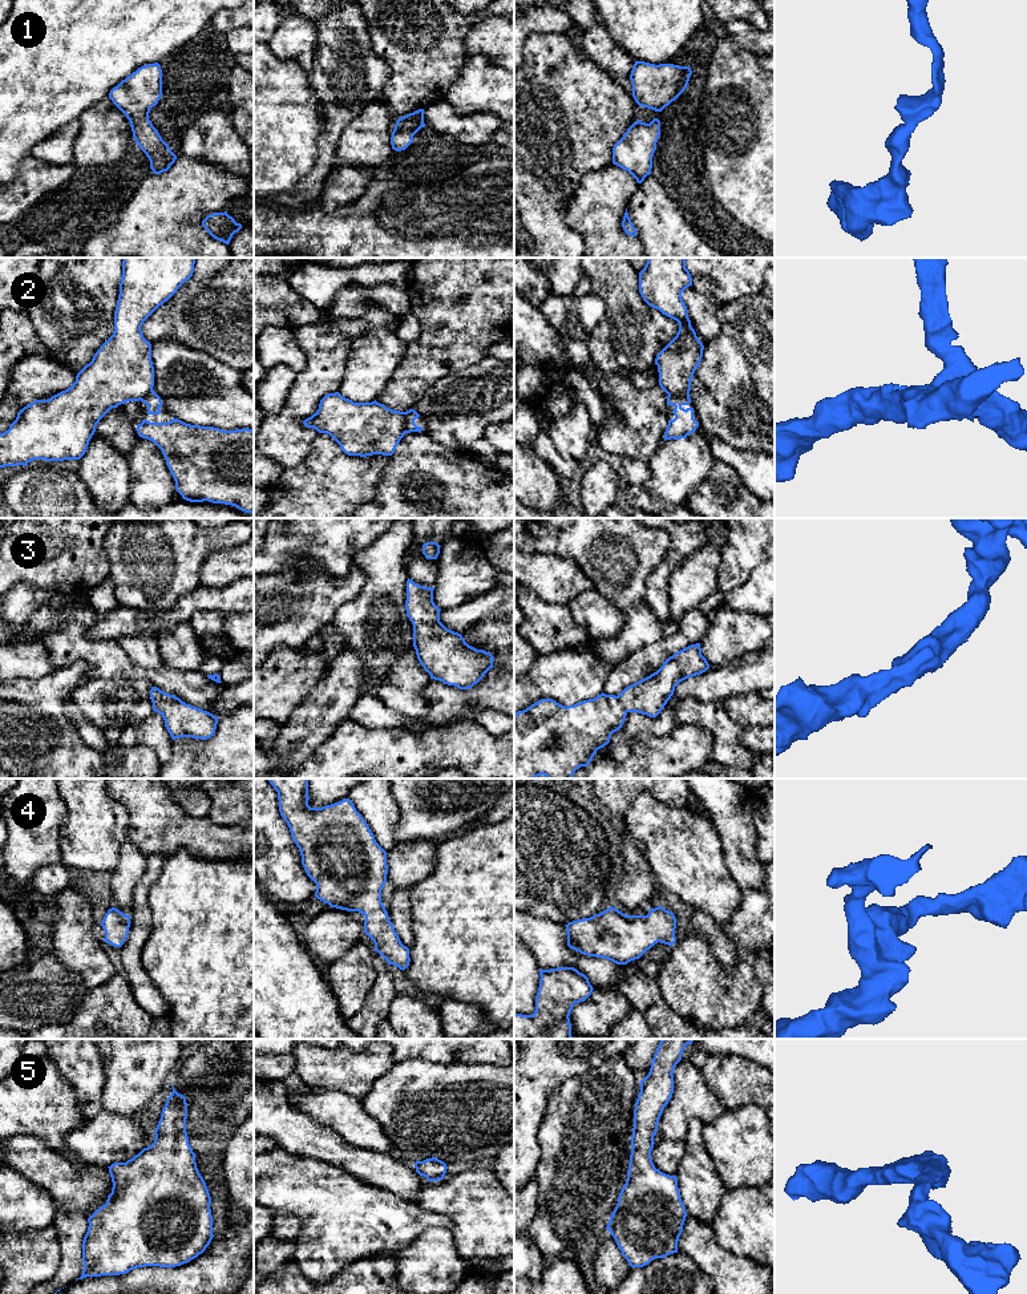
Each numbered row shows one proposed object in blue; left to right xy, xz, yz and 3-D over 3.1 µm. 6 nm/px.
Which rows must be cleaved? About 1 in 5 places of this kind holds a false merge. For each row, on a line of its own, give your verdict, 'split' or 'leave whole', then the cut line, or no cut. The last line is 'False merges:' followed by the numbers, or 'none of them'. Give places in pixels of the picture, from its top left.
1: leave whole; cut none
2: split; cut xz (404, 412), (404, 429), (407, 432)
3: leave whole; cut none
4: leave whole; cut none
5: leave whole; cut none
False merges: 2

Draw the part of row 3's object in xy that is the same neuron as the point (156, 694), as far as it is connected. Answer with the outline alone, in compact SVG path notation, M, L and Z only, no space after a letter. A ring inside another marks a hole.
M151 687L150 697L153 711L163 717L165 727L173 740L179 737L206 740L215 733L218 717L213 713L186 704L179 697L157 687Z

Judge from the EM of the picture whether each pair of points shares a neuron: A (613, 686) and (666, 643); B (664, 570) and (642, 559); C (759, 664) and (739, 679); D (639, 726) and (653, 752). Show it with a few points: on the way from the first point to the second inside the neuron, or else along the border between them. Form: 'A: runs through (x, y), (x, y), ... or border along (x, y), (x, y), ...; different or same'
A: runs through (626, 674), (653, 654); same
B: border along (670, 538), (660, 562), (647, 578), (645, 595); different
C: runs through (753, 670), (744, 675); same
D: border along (672, 728), (662, 735), (639, 732), (626, 757); different

